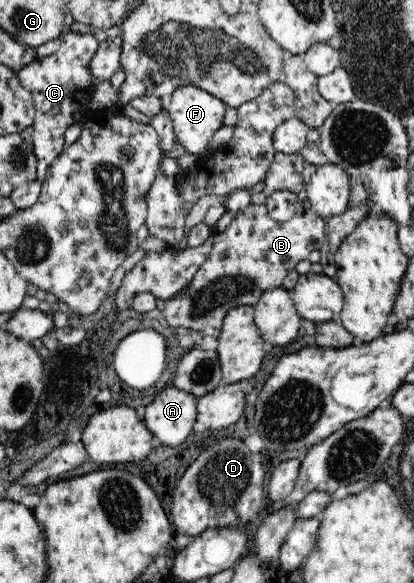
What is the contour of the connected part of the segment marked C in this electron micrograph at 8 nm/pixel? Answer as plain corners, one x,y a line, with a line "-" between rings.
66,29
60,36
61,42
54,54
37,58
22,70
17,71
22,87
32,93
34,99
35,119
33,133
30,137
36,157
36,178
42,183
53,160
64,150
64,132
78,120
74,112
88,102
88,94
94,88
91,85
90,60
99,46
98,39
90,32
71,31

